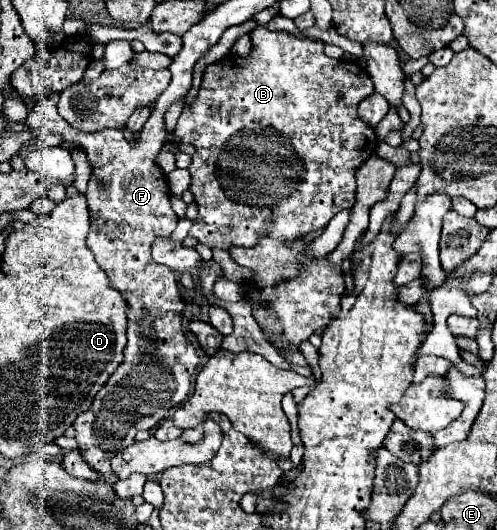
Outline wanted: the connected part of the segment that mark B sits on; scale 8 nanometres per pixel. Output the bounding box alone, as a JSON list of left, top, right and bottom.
[174,27,378,249]

